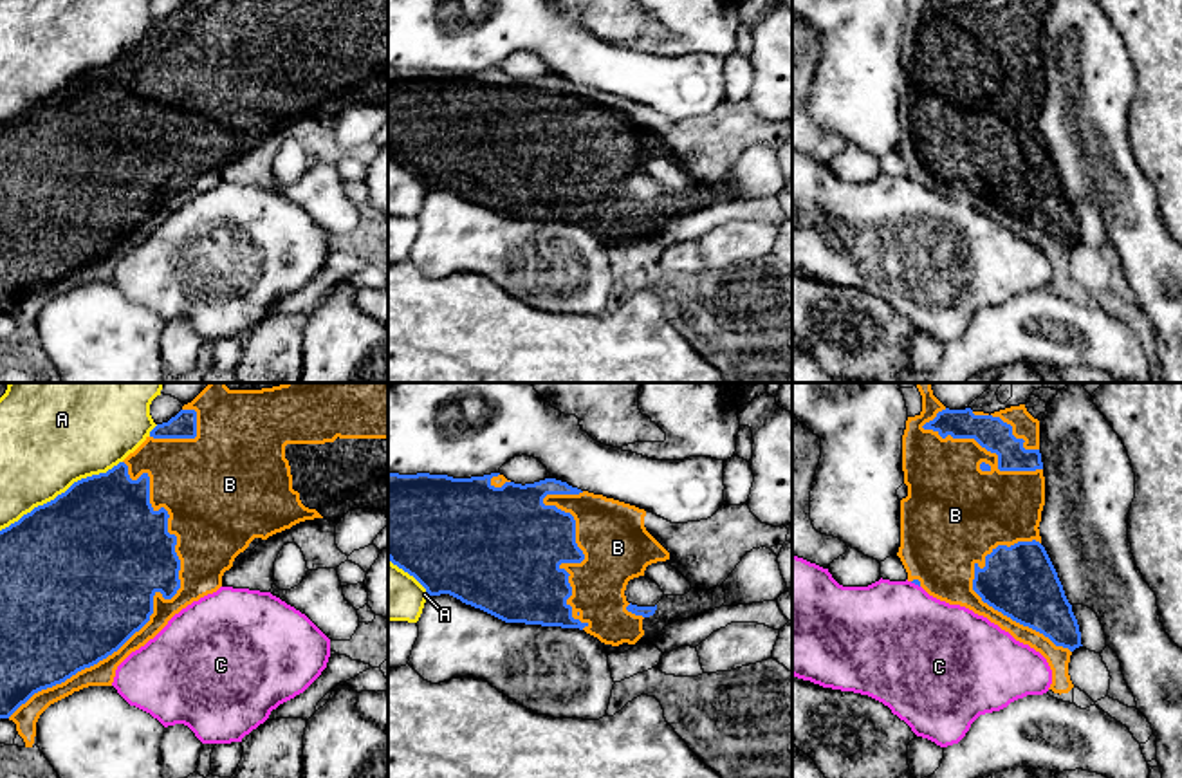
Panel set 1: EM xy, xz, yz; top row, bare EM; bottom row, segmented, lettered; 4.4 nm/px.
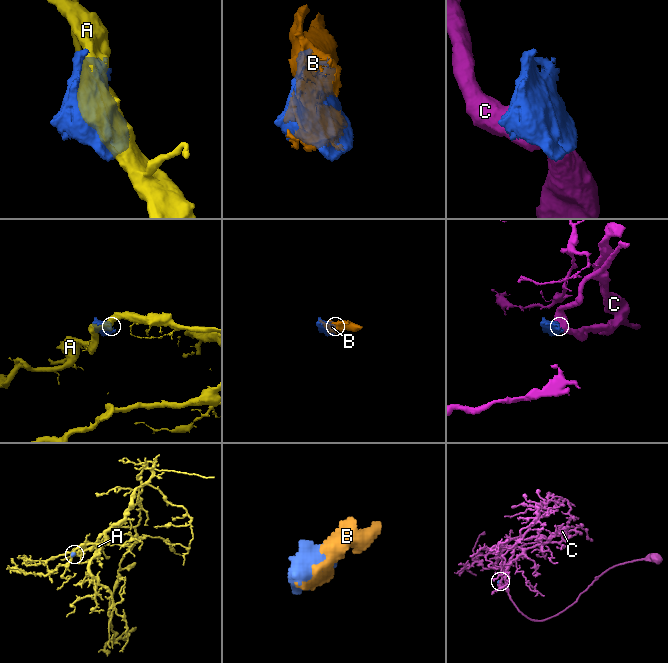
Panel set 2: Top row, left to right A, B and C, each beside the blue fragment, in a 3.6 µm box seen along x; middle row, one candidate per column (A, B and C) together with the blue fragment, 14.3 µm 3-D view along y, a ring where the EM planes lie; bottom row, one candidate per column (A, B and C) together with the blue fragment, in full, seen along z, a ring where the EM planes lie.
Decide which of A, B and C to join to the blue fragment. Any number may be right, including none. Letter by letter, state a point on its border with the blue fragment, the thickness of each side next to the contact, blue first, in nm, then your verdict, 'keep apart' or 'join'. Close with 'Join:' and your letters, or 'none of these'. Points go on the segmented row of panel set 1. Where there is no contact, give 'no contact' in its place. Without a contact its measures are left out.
A: contact xy (62, 493); calibres 500 and 440 nm; keep apart
B: contact xy (152, 602); calibres 500 and 190 nm; join
C: contact yz (915, 583); calibres 20 and 480 nm; keep apart
Join: B

